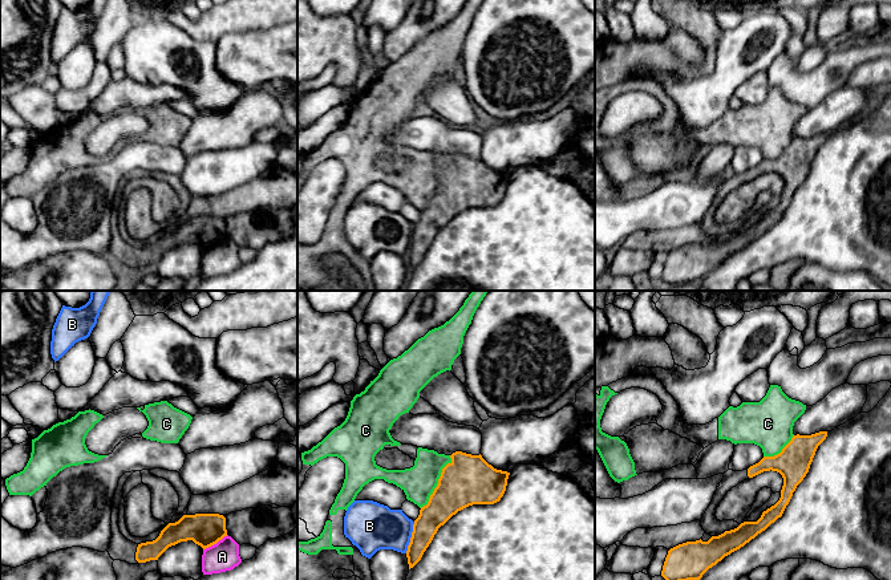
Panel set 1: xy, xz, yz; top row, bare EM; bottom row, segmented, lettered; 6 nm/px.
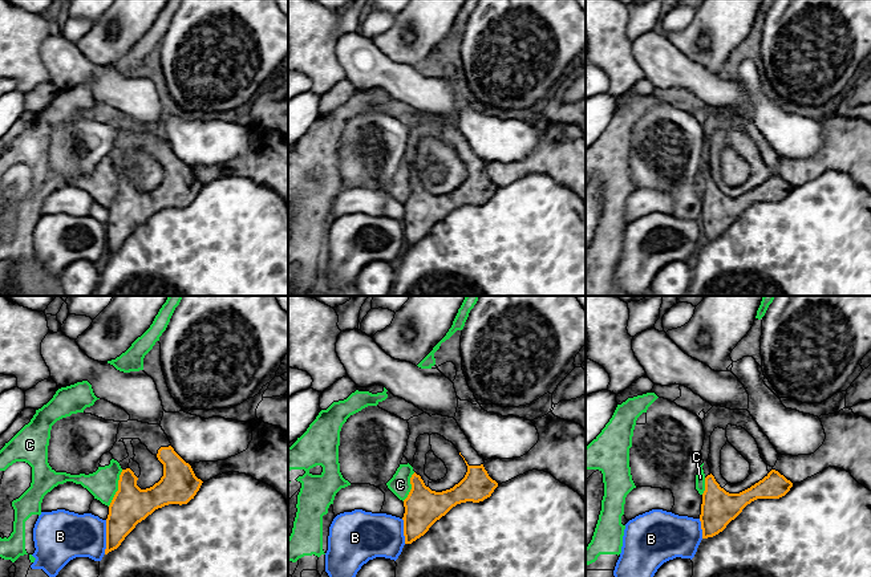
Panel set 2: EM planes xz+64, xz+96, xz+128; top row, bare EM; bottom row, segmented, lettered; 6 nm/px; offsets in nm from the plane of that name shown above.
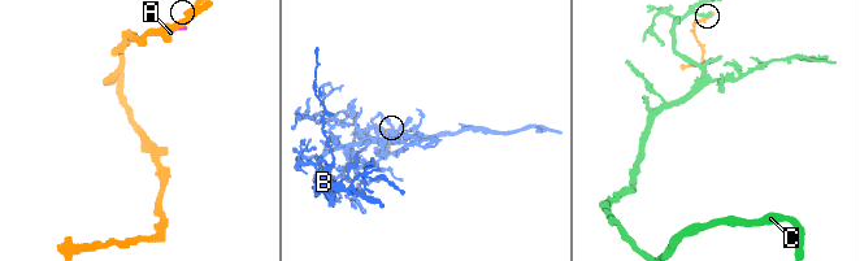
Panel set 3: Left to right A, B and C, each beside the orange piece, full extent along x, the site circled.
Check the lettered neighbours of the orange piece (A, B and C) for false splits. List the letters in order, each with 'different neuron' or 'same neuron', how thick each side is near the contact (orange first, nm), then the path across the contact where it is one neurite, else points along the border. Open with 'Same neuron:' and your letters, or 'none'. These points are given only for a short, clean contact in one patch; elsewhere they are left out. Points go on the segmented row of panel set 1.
Same neuron: none
A: different neuron | 200/180 nm
B: different neuron | 170/300 nm | along xz (414, 522), (405, 552)
C: different neuron | 300/200 nm

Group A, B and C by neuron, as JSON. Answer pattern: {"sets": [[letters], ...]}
{"sets": [["A"], ["B"], ["C"]]}

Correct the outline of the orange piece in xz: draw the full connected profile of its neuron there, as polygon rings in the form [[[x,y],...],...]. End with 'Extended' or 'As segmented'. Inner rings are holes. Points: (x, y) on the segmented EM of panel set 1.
[[[455,451],[438,484],[414,520],[406,557],[409,569],[422,557],[438,528],[458,511],[473,504],[494,504],[506,491],[510,472],[497,470],[482,455]]]. As segmented

